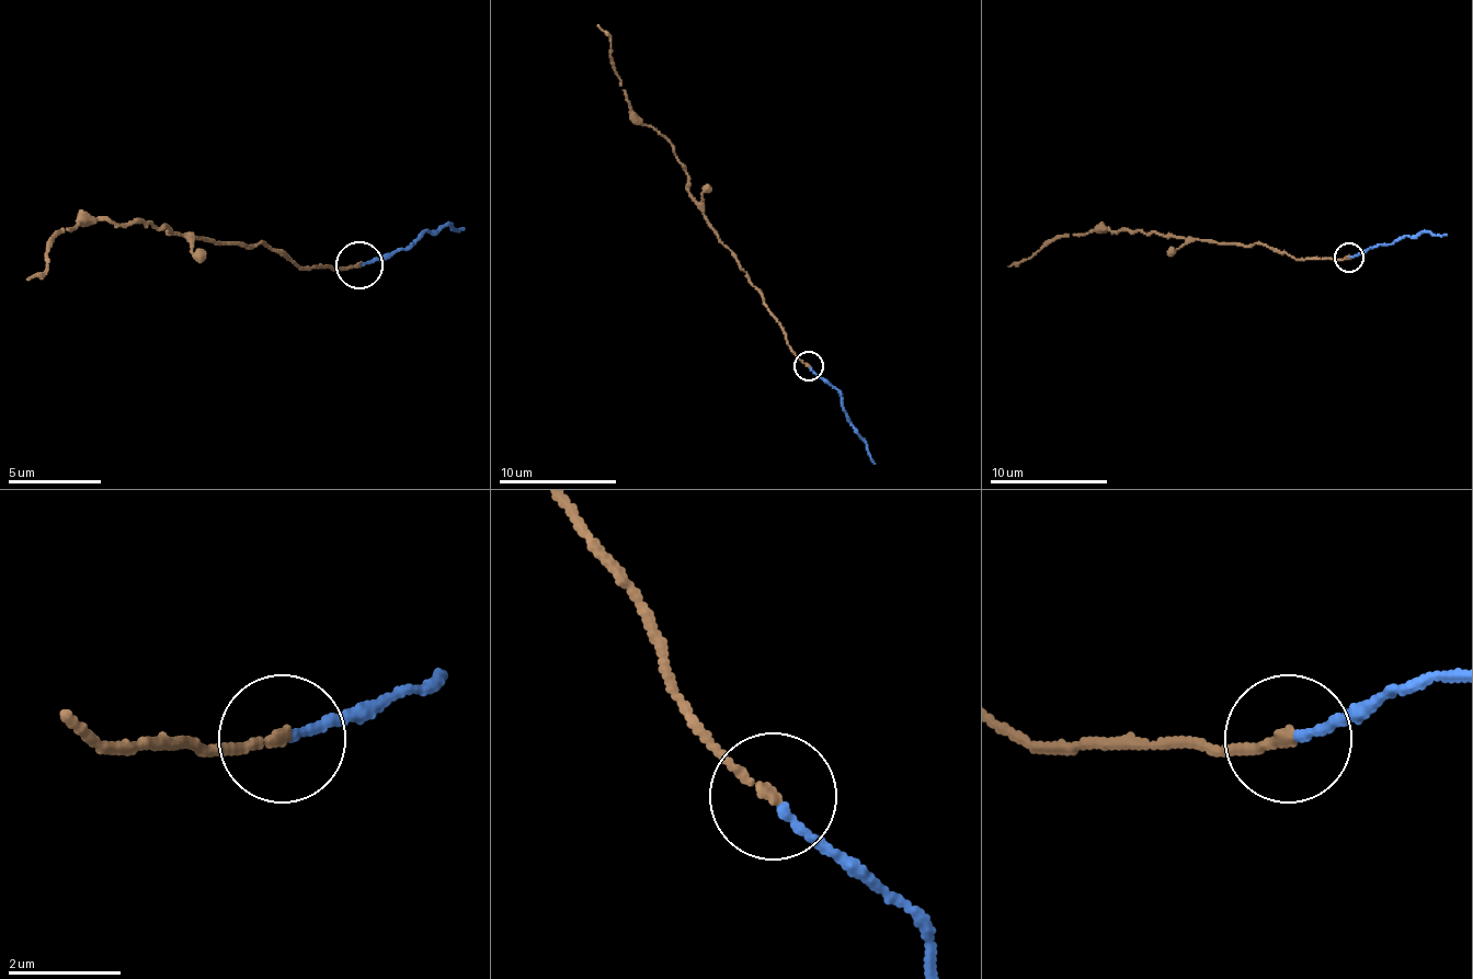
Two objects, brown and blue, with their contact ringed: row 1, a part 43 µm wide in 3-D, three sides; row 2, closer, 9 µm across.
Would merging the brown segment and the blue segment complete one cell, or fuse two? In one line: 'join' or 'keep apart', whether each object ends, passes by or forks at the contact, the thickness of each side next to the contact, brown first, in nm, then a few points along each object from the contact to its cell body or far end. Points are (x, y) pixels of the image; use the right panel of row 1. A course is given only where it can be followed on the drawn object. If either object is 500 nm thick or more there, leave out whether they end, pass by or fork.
join; brown ends; blue ends; calibres 190 and 160 nm; course brown (1349, 257), (1297, 260), (1267, 245), (1217, 245), (1175, 236), (1093, 230), (1063, 236), (1007, 265); course blue (1349, 257), (1408, 236), (1447, 232)

